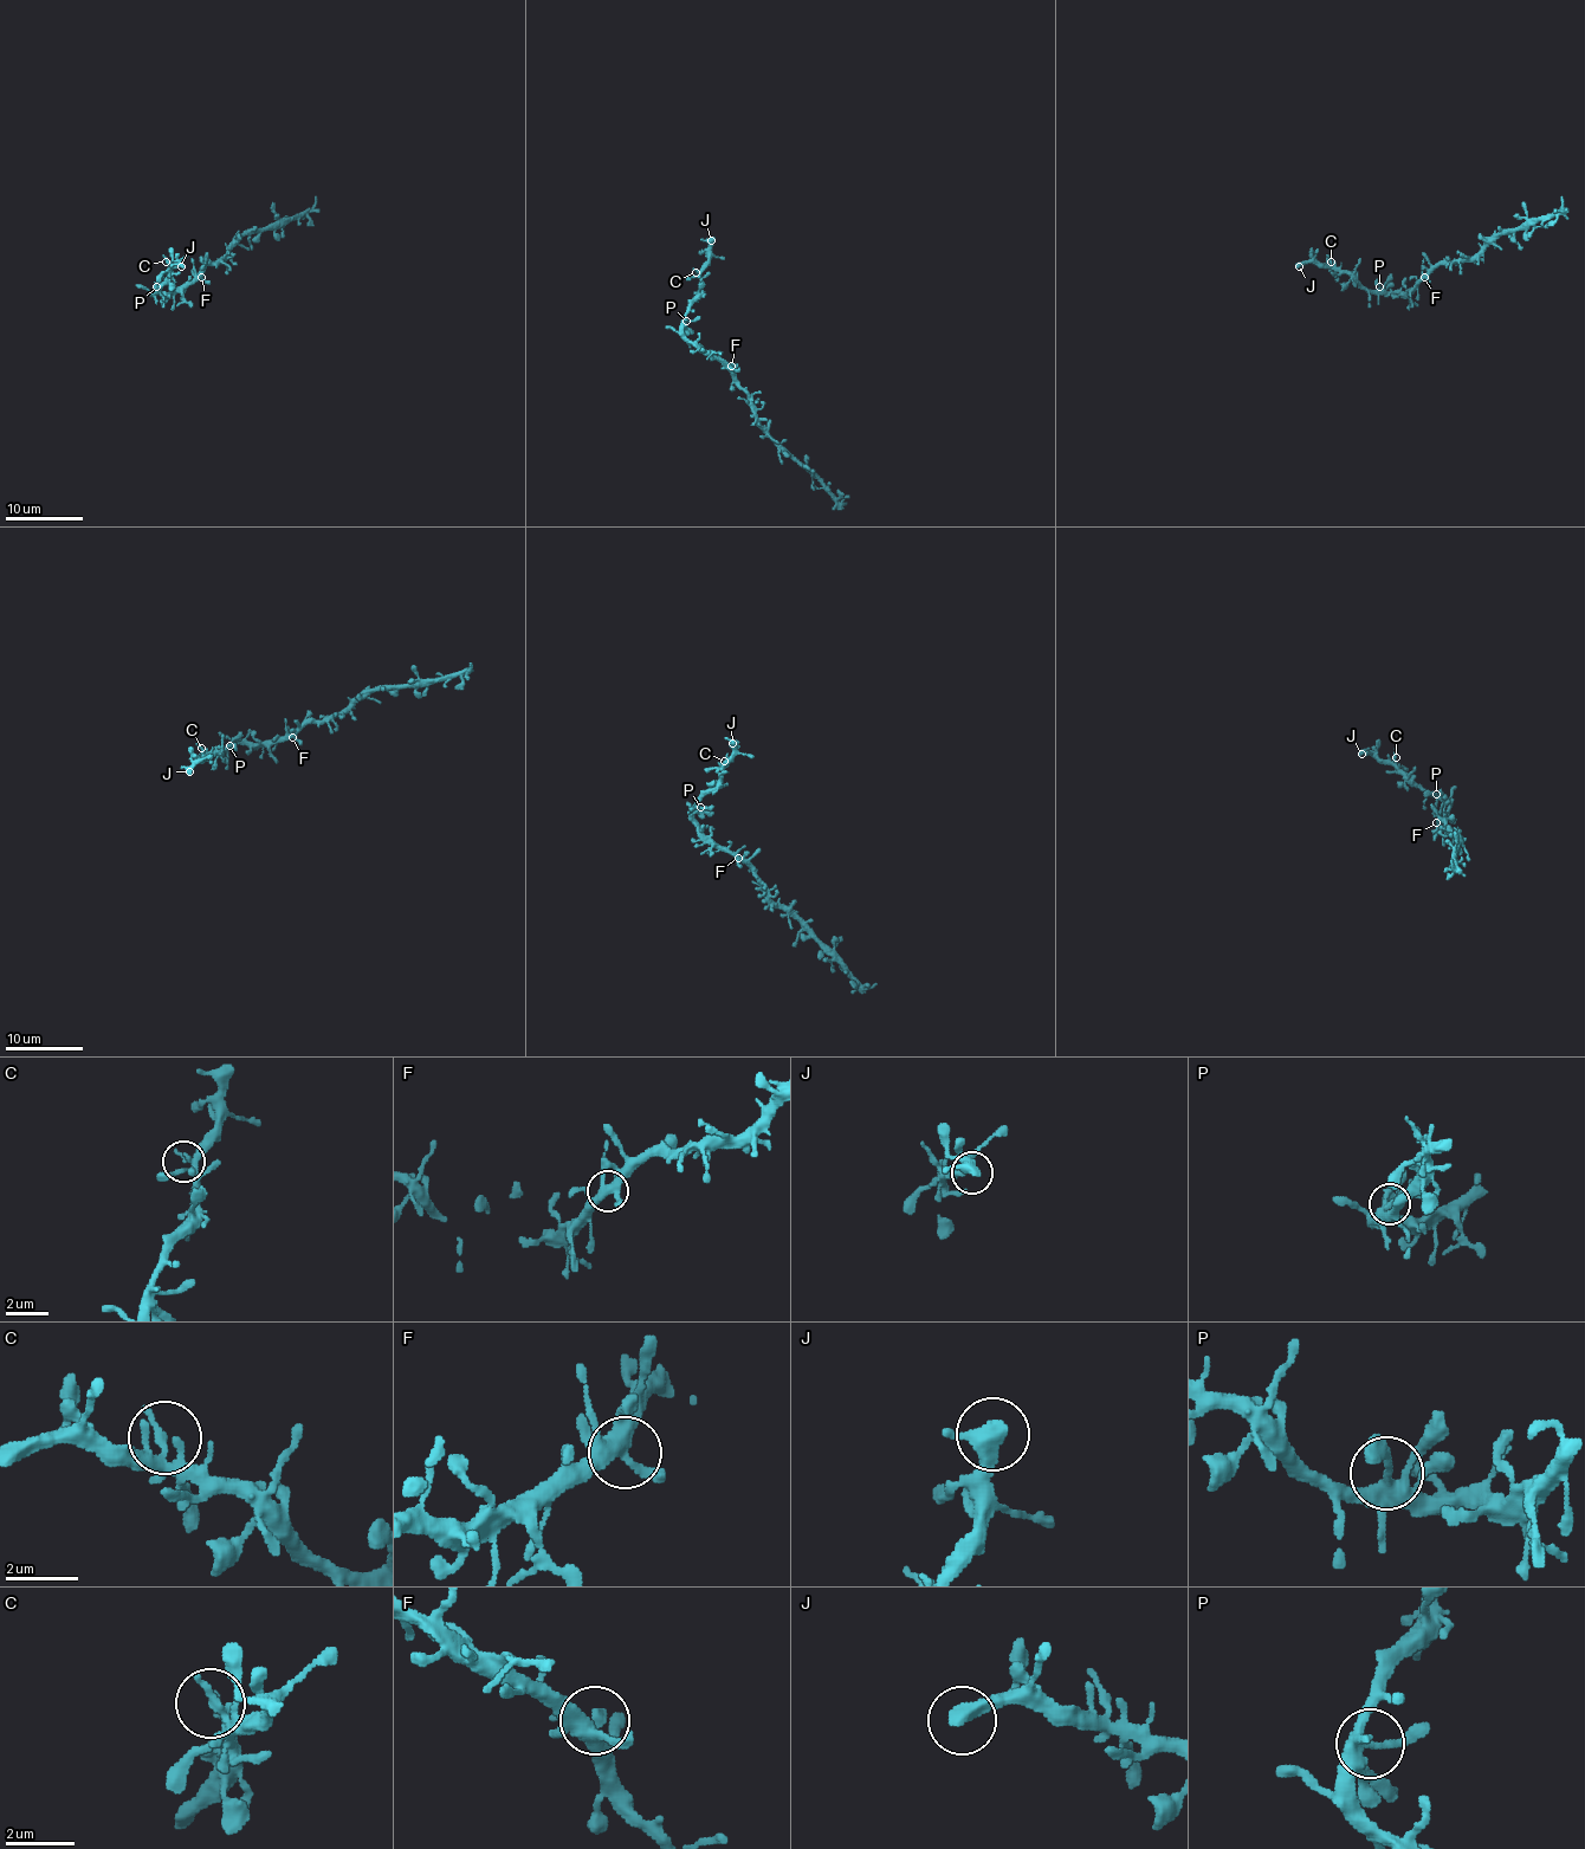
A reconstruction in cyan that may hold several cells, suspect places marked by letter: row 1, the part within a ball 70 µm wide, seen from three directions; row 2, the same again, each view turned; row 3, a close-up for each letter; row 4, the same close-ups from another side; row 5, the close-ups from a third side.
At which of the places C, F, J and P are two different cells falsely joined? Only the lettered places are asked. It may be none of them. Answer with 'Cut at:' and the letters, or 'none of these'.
Cut at: none of these

